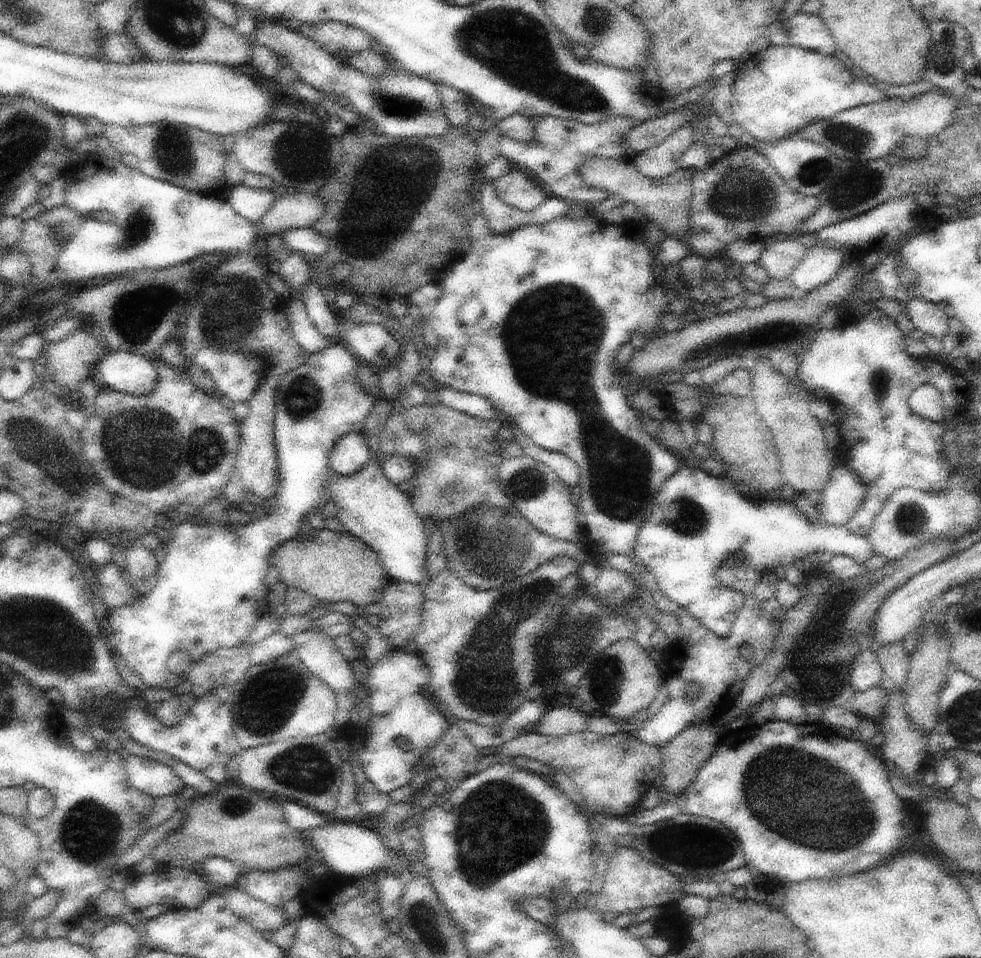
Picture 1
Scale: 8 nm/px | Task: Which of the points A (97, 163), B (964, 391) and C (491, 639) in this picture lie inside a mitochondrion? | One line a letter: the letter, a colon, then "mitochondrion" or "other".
A: other
B: other
C: mitochondrion

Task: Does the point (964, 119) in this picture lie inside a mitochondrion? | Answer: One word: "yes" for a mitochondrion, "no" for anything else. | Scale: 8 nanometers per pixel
no

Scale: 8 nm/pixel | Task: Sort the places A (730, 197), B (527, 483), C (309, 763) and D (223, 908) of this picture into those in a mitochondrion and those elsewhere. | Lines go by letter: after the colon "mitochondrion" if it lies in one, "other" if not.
A: mitochondrion
B: mitochondrion
C: mitochondrion
D: other

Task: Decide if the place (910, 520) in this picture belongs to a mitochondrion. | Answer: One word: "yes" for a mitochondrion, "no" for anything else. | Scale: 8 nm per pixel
yes

